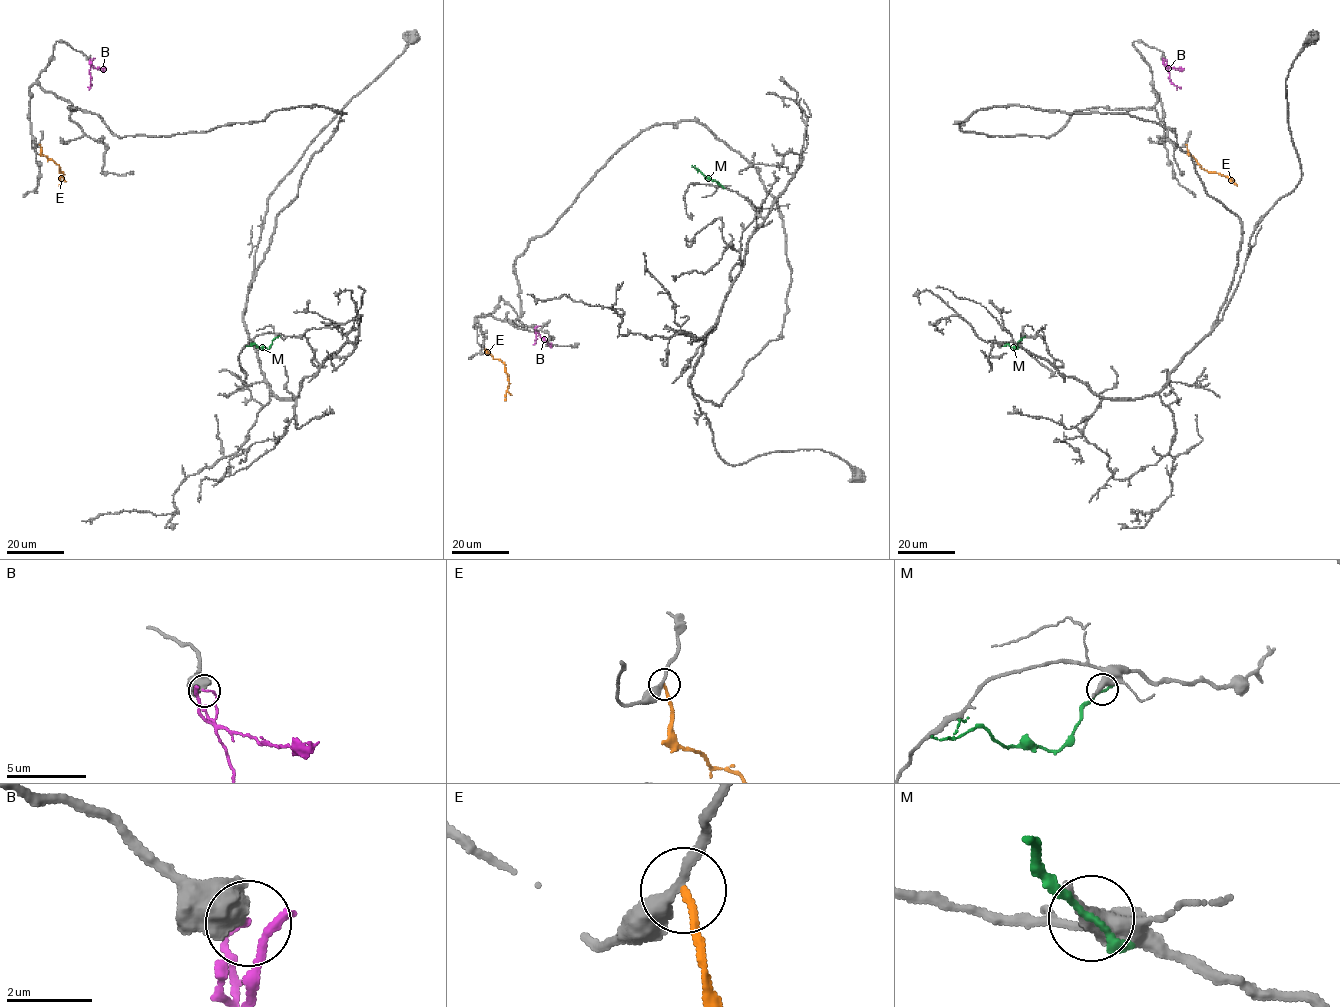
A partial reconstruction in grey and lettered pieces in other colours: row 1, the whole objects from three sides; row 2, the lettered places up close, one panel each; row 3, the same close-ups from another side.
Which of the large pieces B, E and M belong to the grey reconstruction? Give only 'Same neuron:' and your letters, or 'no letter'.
Same neuron: no letter

